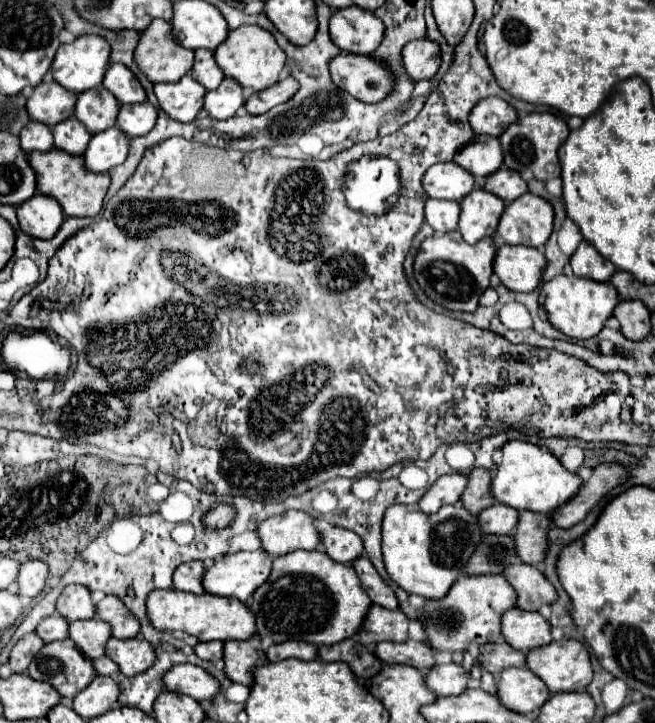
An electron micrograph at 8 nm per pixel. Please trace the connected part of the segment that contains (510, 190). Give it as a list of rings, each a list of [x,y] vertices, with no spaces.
[[[499,170],[491,176],[487,176],[485,182],[485,190],[497,194],[499,198],[513,202],[515,198],[519,198],[521,194],[527,192],[527,182],[521,178],[519,172],[511,172],[511,170]]]

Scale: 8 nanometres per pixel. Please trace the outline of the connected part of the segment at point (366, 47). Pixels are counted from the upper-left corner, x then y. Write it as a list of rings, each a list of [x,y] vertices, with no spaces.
[[[349,6],[337,10],[329,22],[331,40],[343,50],[353,54],[371,54],[385,36],[385,24],[369,10]]]

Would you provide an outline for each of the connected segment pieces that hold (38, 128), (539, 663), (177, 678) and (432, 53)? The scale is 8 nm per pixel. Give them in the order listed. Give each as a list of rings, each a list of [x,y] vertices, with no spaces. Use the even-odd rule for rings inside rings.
[[[31,120],[27,126],[21,128],[21,146],[27,152],[39,150],[39,152],[47,152],[53,148],[53,136],[51,136],[51,128],[47,128],[45,124],[39,124],[35,120]]]
[[[561,638],[557,642],[547,644],[547,646],[539,646],[539,648],[529,650],[527,652],[527,668],[545,682],[545,686],[551,694],[583,692],[585,686],[591,682],[591,676],[593,676],[593,668],[591,668],[587,648],[581,642],[567,640],[567,638]]]
[[[177,664],[163,674],[163,690],[193,696],[197,702],[203,702],[211,700],[217,694],[219,684],[199,666]]]
[[[429,38],[413,40],[403,48],[403,64],[415,82],[433,78],[441,66],[441,48]]]

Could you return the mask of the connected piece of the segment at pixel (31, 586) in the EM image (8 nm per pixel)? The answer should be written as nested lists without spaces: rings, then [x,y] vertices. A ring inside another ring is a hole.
[[[31,560],[21,564],[19,568],[19,576],[17,576],[17,594],[21,598],[35,598],[41,590],[43,584],[47,580],[47,564],[39,562],[39,560]]]

